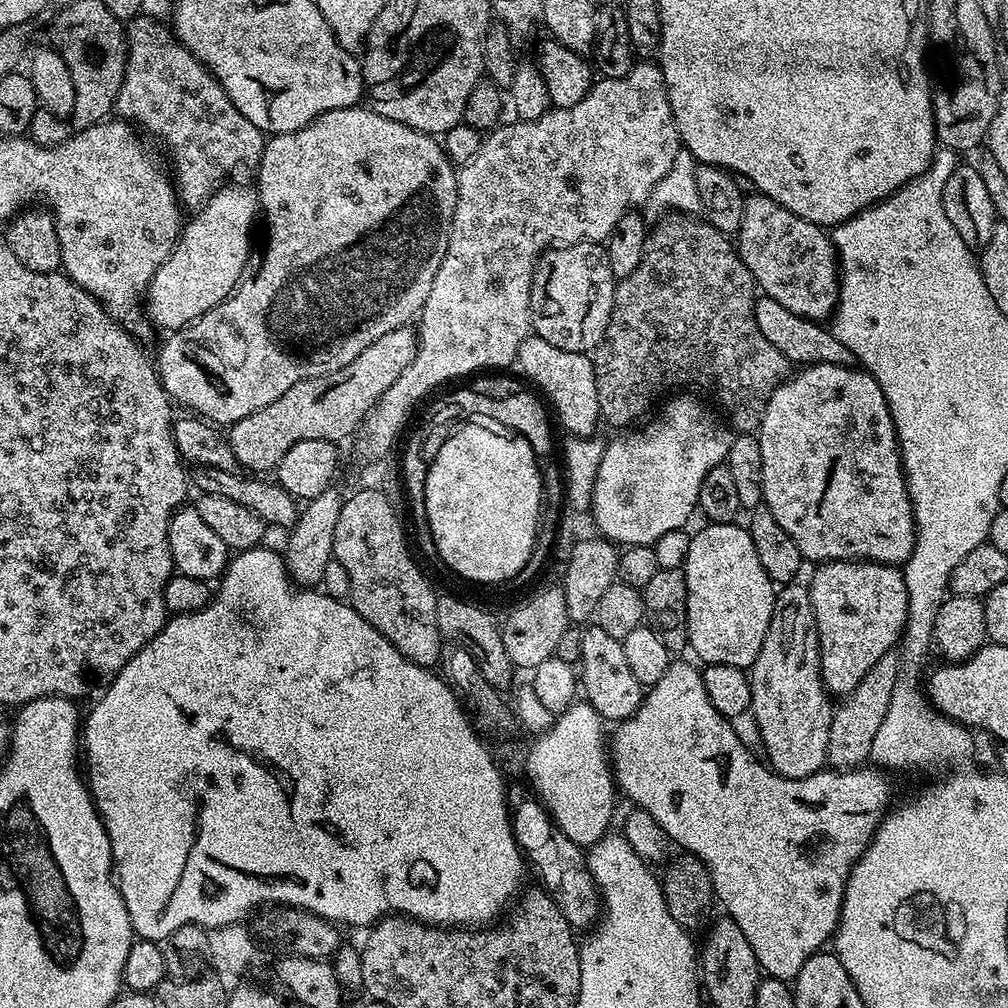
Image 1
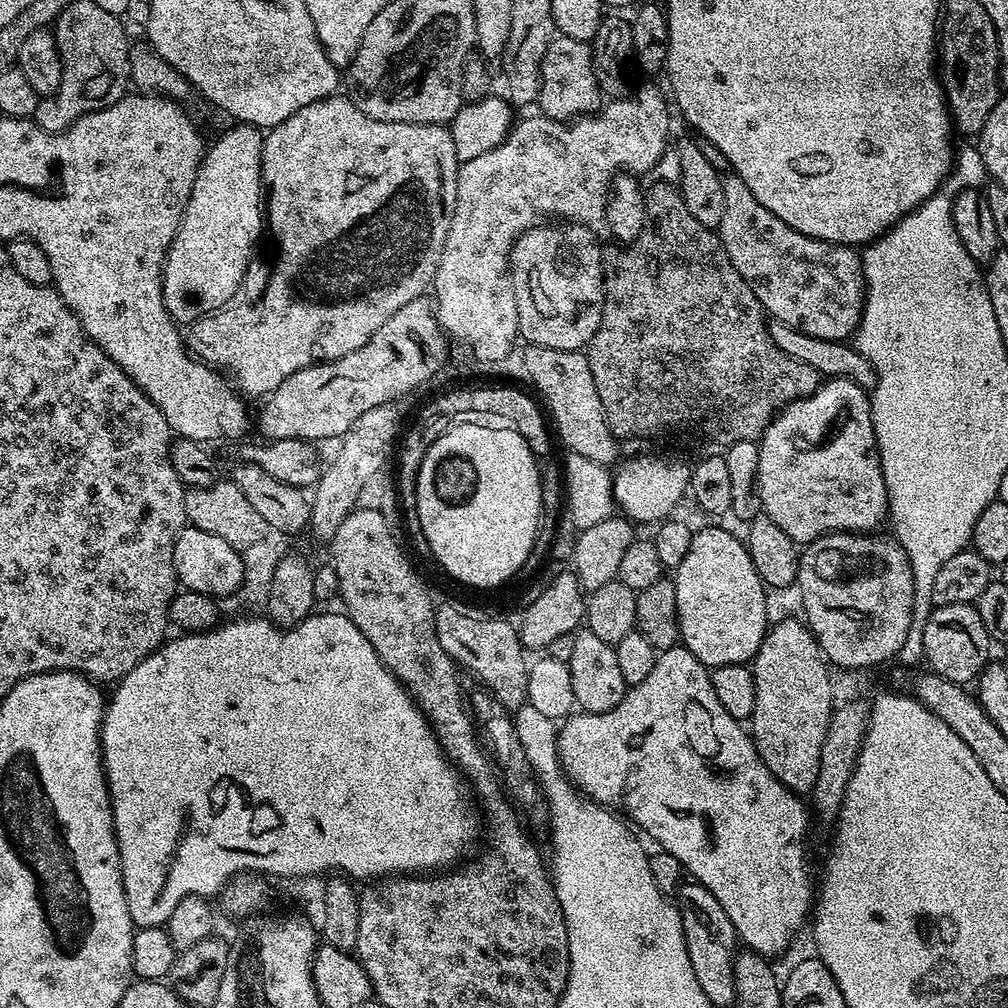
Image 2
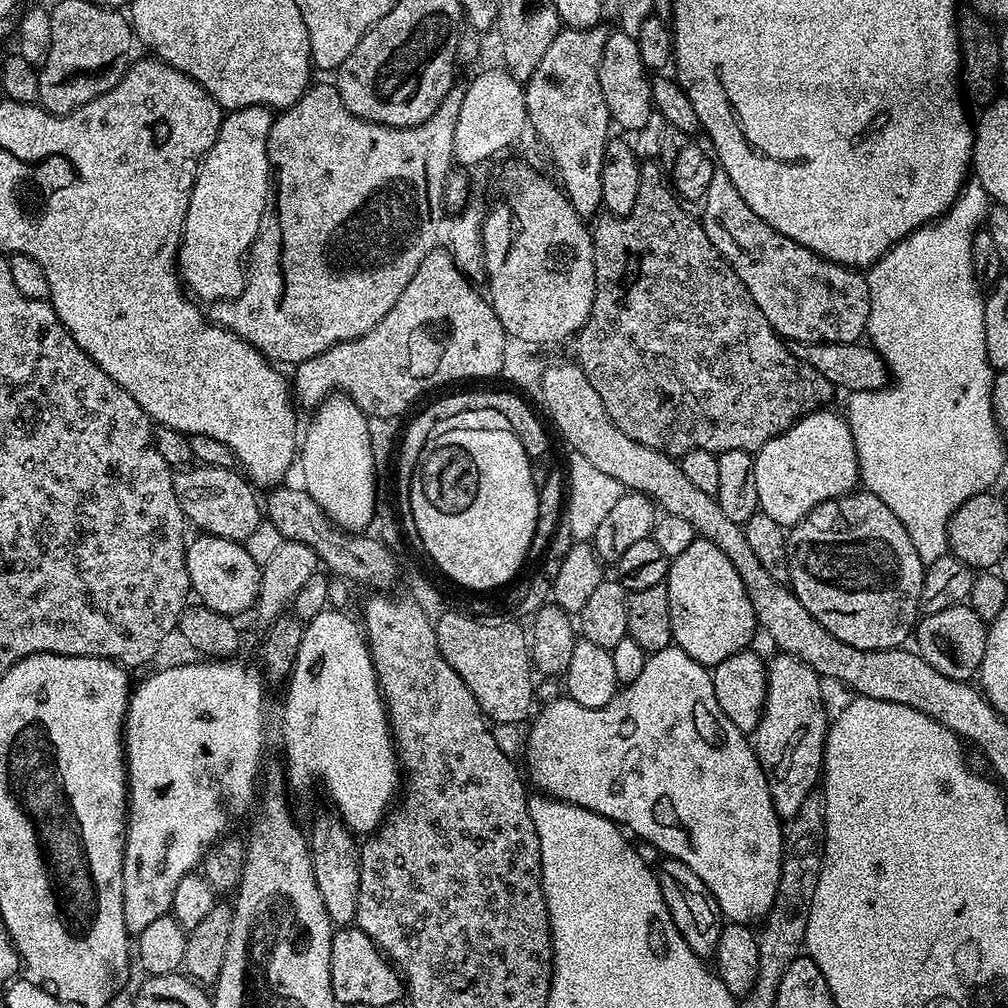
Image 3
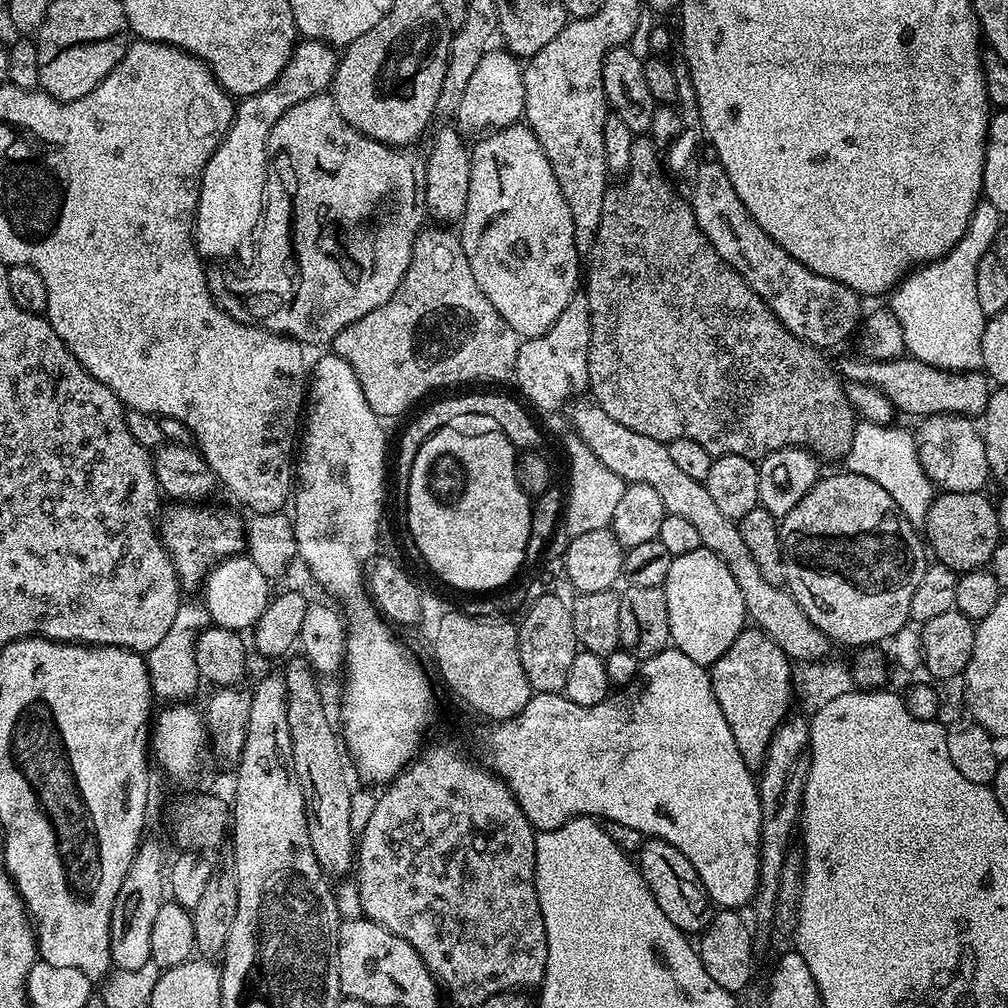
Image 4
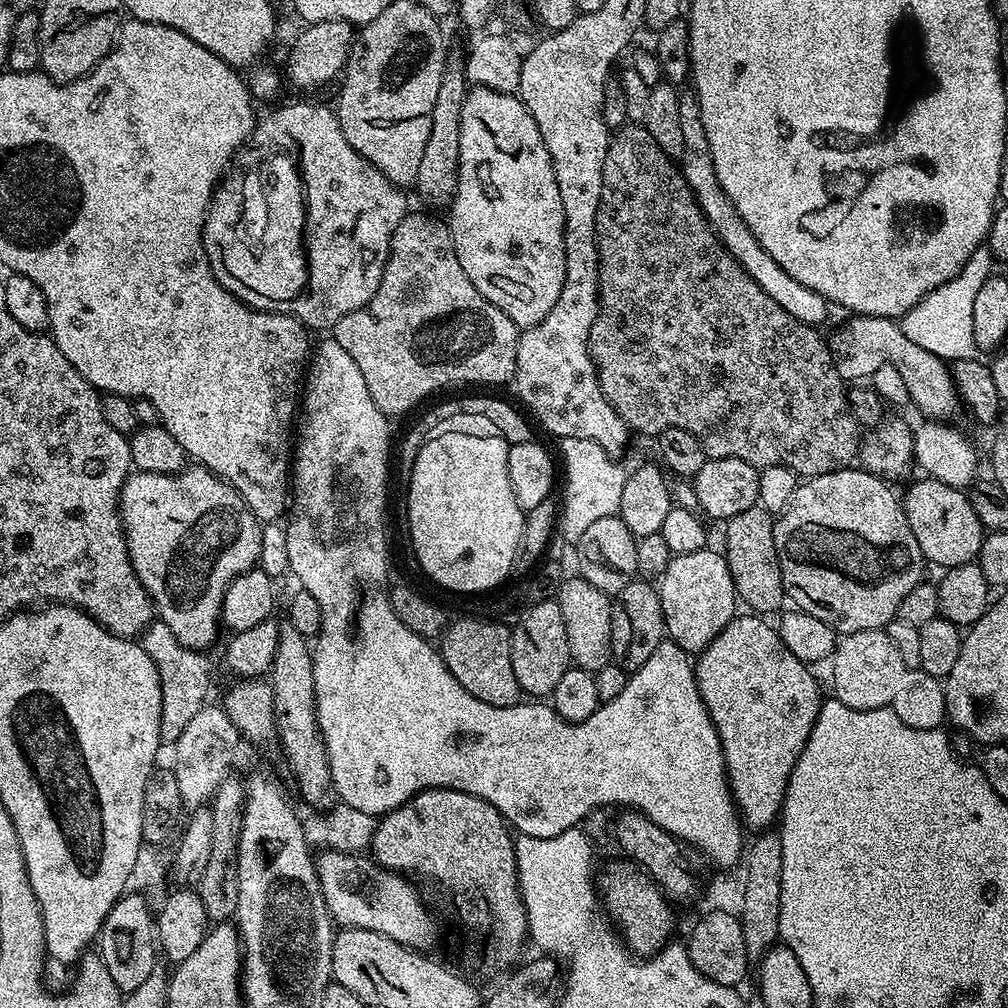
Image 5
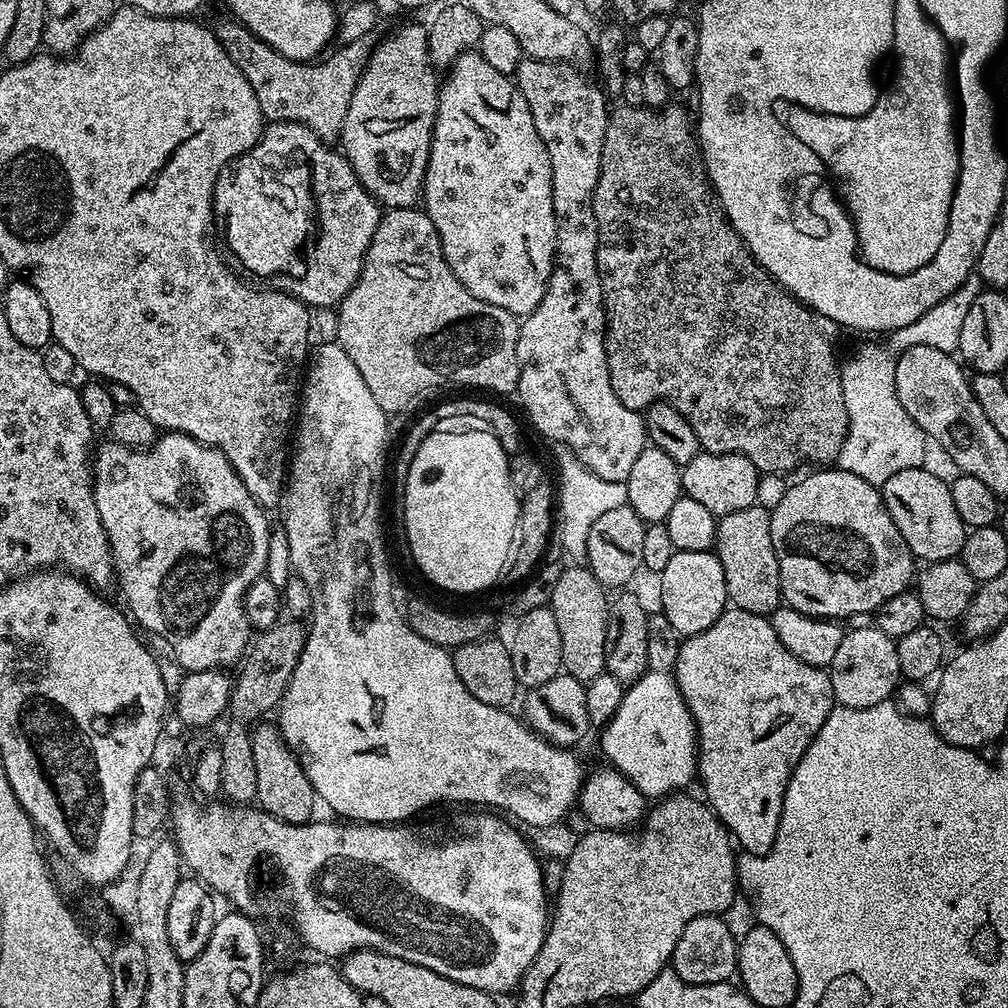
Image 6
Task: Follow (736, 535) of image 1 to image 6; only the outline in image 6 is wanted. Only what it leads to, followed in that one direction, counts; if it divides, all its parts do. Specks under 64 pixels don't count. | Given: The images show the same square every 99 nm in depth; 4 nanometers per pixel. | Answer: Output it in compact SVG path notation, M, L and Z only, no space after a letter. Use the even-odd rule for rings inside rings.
M715 551L678 552L658 574L660 580L659 611L668 619L670 626L681 638L704 632L729 607L726 590L726 574L722 574L722 562L718 562Z

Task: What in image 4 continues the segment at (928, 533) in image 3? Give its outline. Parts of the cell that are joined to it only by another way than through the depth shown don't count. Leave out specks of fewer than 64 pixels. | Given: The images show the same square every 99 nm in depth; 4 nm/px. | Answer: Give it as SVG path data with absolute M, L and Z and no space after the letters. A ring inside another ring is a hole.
M987 202L976 205L968 232L939 260L909 271L891 293L890 309L901 323L907 355L924 364L949 370L976 370L982 365L982 334L986 317L978 306L974 283L978 262L992 251L1002 213ZM865 422L857 423L854 430L854 442L846 457L847 471L862 474L870 482L878 482L890 498L902 510L902 514L913 526L923 525L926 514L934 499L934 485L923 472L919 464L917 437L904 428L894 428L891 423L878 425Z

